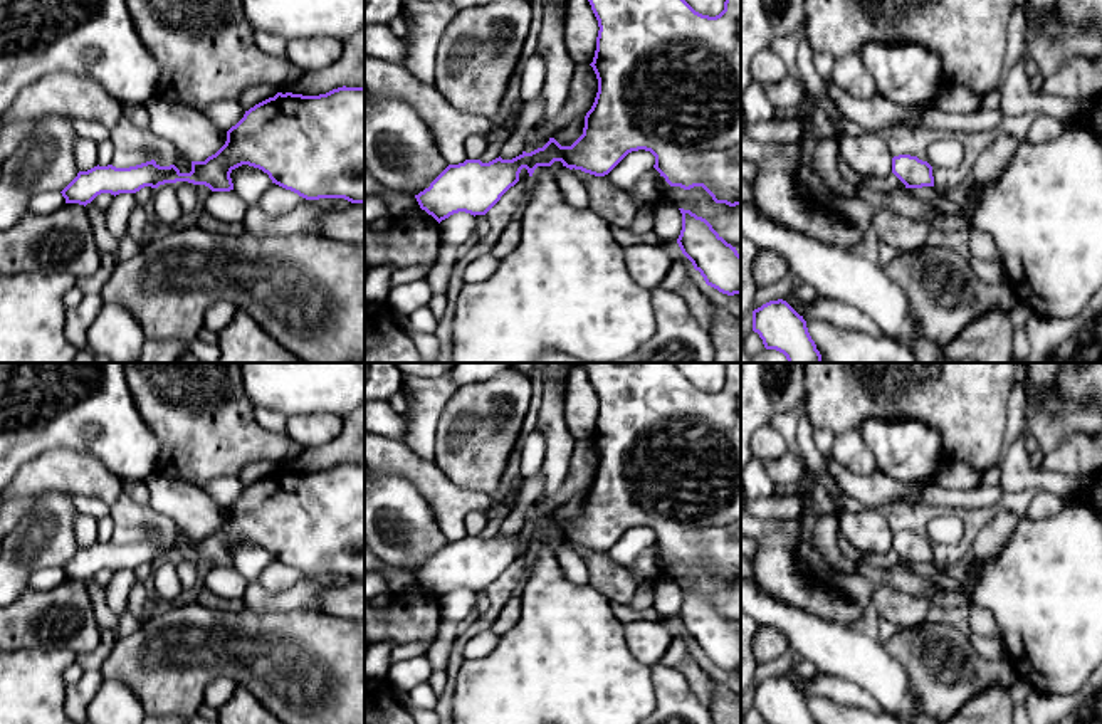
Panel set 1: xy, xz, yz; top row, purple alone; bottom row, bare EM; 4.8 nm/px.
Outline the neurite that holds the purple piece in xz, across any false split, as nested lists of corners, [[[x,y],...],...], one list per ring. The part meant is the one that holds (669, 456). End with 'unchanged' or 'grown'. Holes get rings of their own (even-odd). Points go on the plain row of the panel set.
[[[581,363],[588,373],[591,386],[598,396],[598,413],[593,438],[590,440],[598,455],[598,469],[591,485],[585,492],[583,511],[571,521],[561,522],[554,514],[531,529],[522,527],[512,536],[502,536],[501,533],[482,539],[480,536],[465,536],[459,541],[449,541],[428,564],[415,571],[422,586],[432,591],[438,600],[454,590],[465,588],[470,591],[485,591],[501,573],[519,558],[522,544],[533,553],[538,543],[551,543],[554,538],[561,538],[569,546],[581,546],[595,553],[608,551],[628,529],[645,526],[655,533],[653,544],[665,554],[670,563],[680,563],[690,566],[702,563],[716,580],[726,580],[729,583],[741,581],[741,363],[724,363],[726,378],[724,386],[716,391],[702,391],[695,388],[675,366],[675,363]]] | unchanged

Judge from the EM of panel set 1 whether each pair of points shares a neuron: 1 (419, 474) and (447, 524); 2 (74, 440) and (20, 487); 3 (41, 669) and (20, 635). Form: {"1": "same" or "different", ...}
{"1": "same", "2": "different", "3": "different"}

